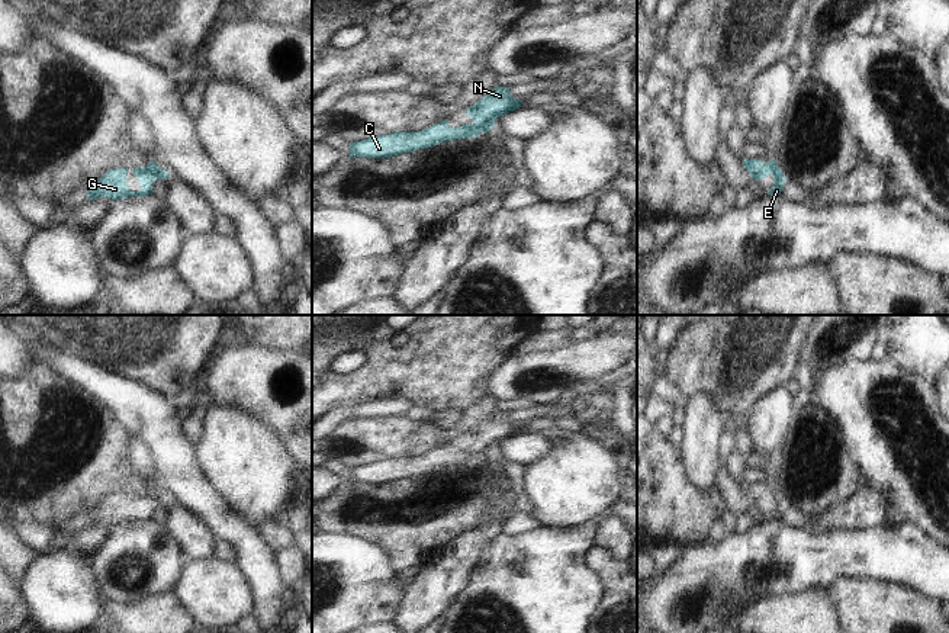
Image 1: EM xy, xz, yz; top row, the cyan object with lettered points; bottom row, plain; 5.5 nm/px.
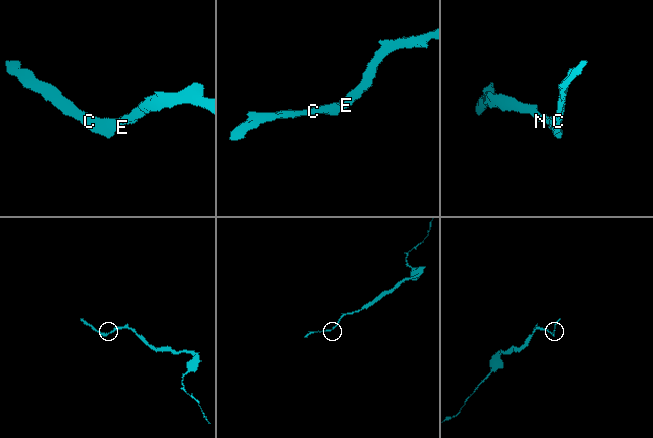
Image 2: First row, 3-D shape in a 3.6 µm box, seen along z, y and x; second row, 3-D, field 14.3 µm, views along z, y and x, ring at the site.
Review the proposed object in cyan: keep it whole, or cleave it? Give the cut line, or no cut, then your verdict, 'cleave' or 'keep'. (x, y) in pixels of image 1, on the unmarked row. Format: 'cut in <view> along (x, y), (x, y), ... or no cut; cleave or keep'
no cut; keep

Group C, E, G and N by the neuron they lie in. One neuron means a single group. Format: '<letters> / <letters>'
C E G N

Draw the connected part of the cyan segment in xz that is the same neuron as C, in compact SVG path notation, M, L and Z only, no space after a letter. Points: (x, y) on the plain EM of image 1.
M496 412L482 422L477 428L466 434L466 438L474 446L451 453L448 446L435 449L419 457L393 457L377 460L350 469L348 482L390 483L405 478L434 472L444 466L476 463L482 457L492 456L496 444L514 437L521 431L521 425L509 420L509 414Z

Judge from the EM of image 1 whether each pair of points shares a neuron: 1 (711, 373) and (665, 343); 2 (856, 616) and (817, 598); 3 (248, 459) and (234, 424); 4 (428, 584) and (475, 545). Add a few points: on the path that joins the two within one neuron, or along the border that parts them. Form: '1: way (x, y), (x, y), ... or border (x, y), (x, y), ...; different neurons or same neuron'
1: border (678, 330), (674, 344), (668, 350); different neurons
2: border (830, 587), (842, 617); different neurons
3: way (240, 450), (234, 440), (234, 433); same neuron
4: way (440, 580), (463, 556); same neuron

